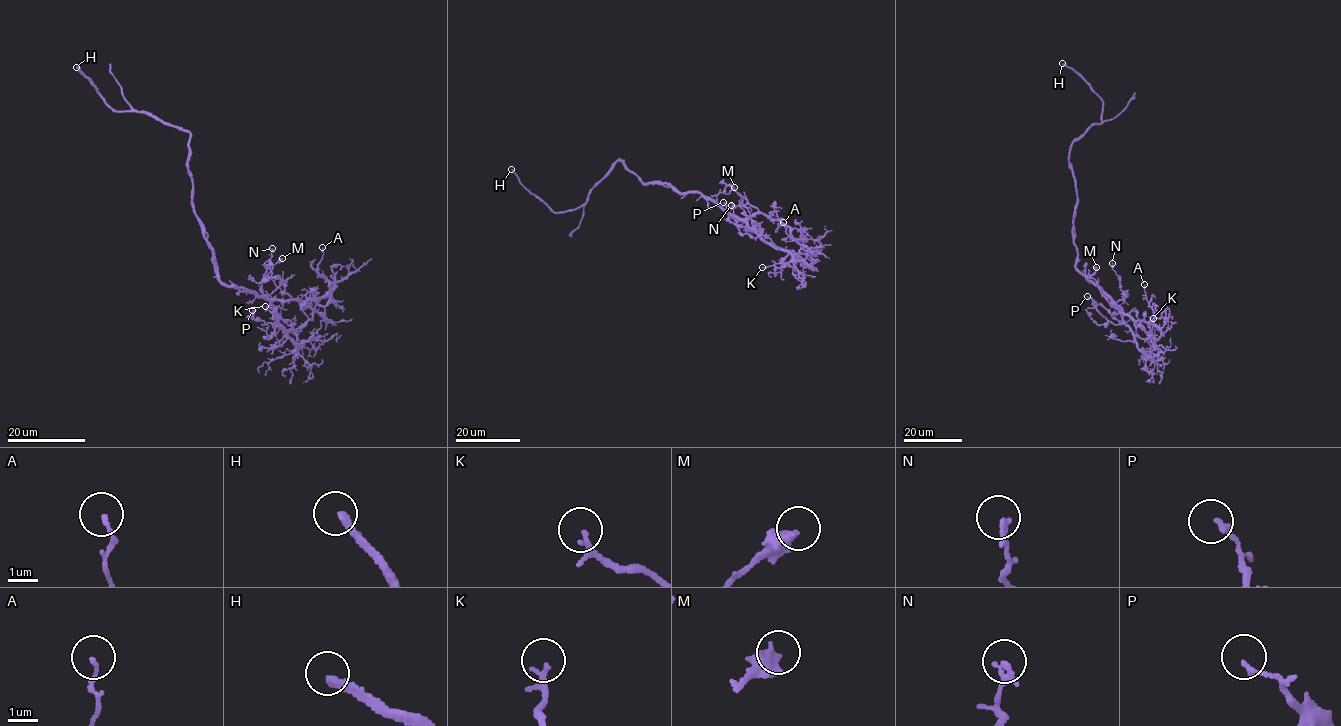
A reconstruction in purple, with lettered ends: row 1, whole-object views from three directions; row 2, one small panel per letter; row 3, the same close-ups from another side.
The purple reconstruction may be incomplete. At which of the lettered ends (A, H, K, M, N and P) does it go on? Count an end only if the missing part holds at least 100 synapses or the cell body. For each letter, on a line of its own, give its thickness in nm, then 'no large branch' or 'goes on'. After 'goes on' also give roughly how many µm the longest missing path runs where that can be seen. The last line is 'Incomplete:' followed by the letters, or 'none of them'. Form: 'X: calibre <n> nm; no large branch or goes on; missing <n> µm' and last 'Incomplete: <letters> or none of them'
A: calibre 90 nm; no large branch
H: calibre 280 nm; goes on; missing 90 µm
K: calibre 130 nm; no large branch
M: calibre 500 nm; no large branch
N: calibre 190 nm; no large branch
P: calibre 180 nm; no large branch
Incomplete: H

